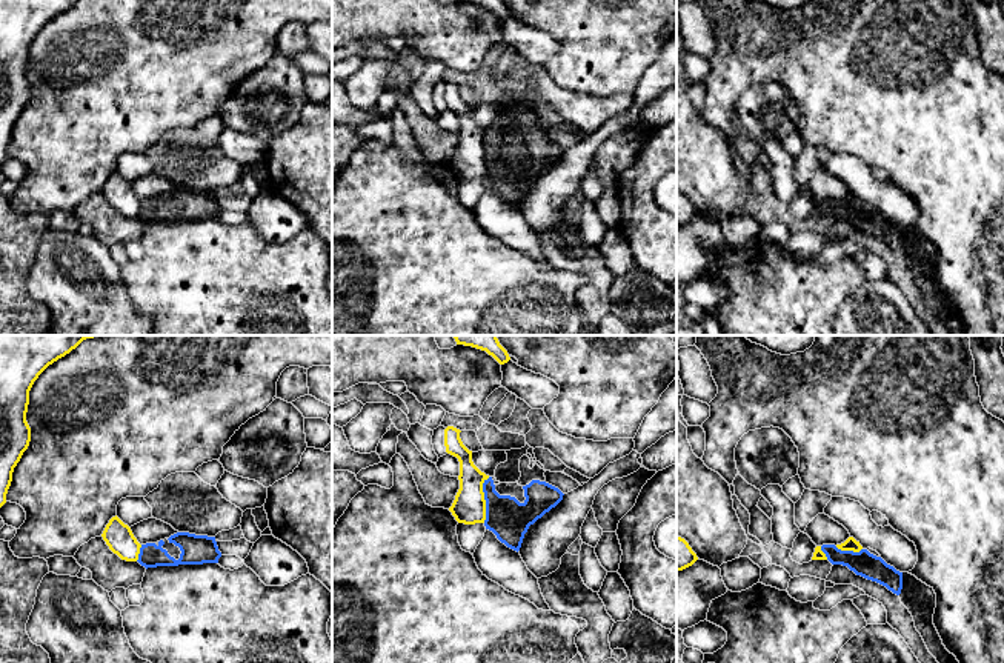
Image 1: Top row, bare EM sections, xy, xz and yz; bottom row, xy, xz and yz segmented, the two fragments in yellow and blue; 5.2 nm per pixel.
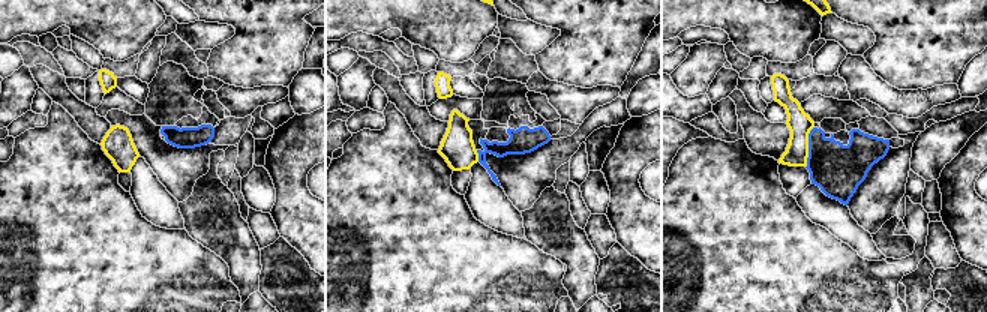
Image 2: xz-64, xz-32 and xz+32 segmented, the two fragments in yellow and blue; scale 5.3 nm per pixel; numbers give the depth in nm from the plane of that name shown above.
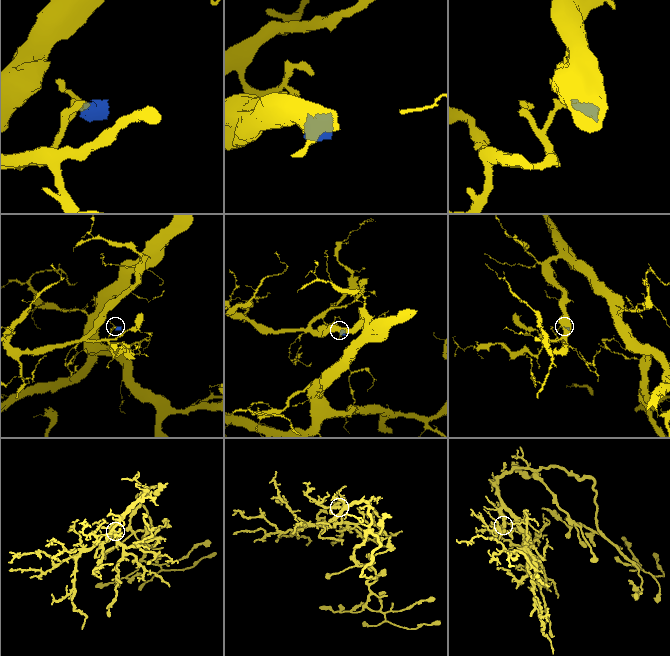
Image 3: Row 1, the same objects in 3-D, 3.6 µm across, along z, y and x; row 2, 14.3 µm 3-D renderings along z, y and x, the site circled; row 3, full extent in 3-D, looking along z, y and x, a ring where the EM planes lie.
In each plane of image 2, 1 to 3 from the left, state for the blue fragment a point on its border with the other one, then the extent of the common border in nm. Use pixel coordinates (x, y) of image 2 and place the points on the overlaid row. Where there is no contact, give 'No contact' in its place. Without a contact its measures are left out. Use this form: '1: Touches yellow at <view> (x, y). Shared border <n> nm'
1: No contact
2: Touches yellow at xz-32 (477, 156). Shared border 70 nm
3: Touches yellow at xz+32 (807, 147). Shared border 220 nm

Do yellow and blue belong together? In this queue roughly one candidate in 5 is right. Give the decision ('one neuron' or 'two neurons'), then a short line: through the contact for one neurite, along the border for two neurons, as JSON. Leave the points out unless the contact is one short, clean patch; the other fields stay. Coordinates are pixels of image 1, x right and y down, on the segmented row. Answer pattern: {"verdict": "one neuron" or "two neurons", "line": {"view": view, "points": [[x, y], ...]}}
{"verdict": "two neurons", "line": {"view": "xz", "points": [[489, 477], [483, 483], [483, 522]]}}

